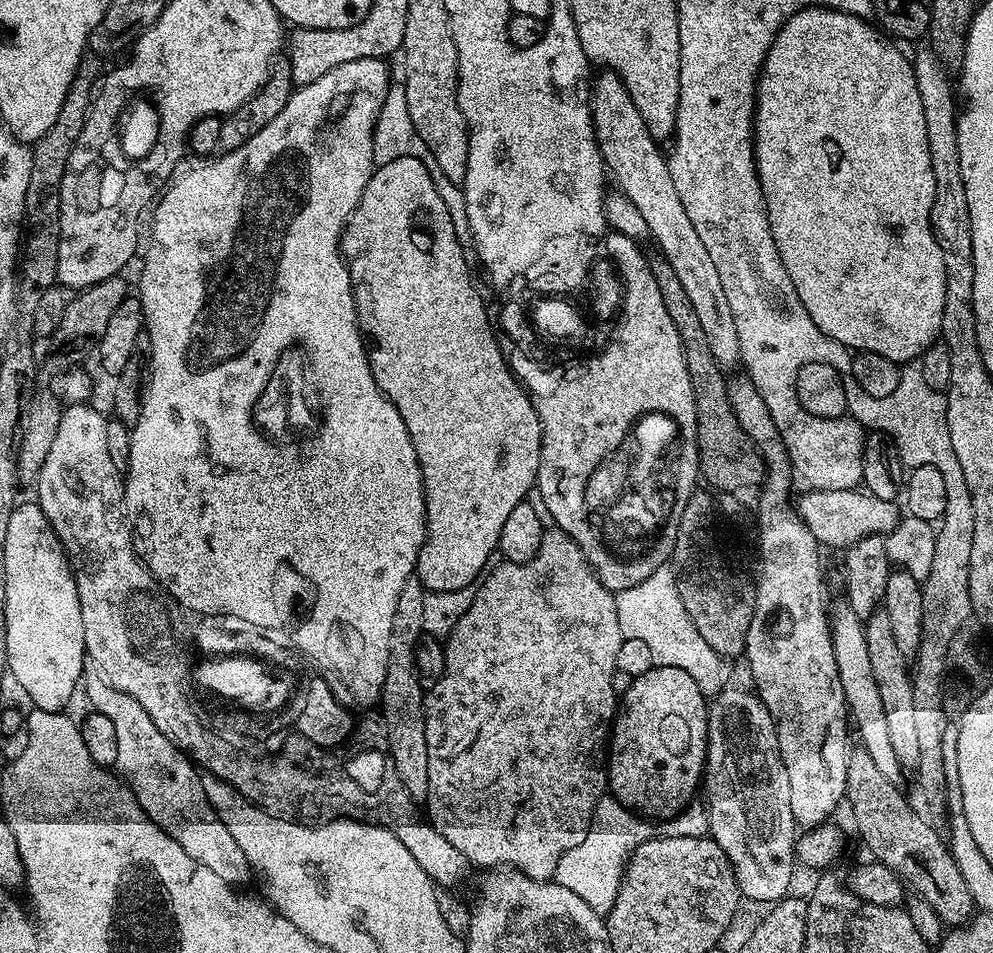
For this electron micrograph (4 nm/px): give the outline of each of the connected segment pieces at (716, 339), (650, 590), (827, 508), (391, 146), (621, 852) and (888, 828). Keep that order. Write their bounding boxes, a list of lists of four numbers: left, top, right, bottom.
[[590,70,741,370],[615,563,732,698],[798,488,902,550],[372,82,470,238],[555,794,654,914],[846,750,974,926]]

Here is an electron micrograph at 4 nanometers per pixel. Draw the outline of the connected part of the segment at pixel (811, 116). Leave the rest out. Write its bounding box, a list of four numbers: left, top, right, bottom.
[754,6,946,366]

